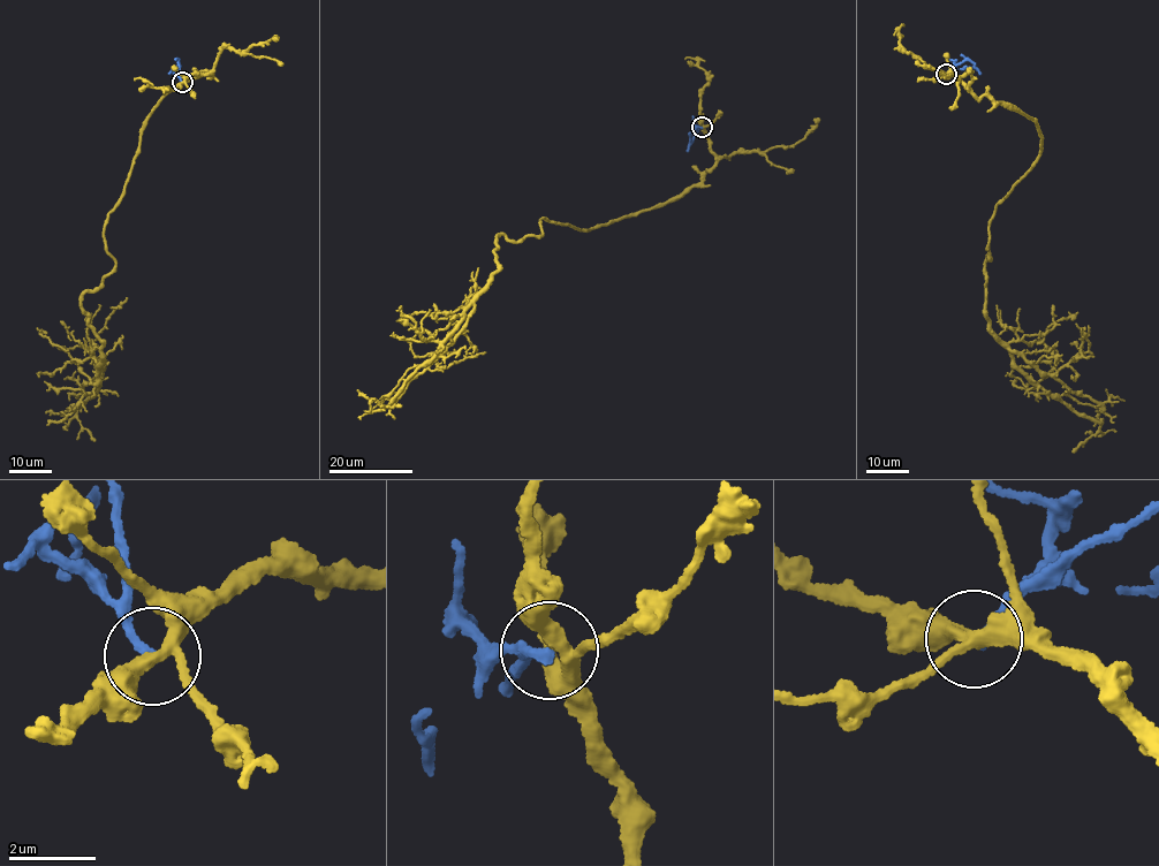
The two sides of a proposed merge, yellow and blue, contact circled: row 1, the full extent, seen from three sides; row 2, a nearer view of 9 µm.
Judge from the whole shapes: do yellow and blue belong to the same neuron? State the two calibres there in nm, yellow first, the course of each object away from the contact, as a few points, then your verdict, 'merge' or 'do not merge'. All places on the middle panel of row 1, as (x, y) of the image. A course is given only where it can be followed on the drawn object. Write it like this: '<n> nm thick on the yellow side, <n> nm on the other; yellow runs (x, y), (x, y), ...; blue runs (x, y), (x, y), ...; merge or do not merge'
300 nm thick on the yellow side, 240 nm on the other; yellow runs (702, 127), (714, 165), (679, 196), (498, 235), (498, 270), (381, 410), (401, 405); blue runs (702, 127), (691, 142), (688, 133); do not merge

